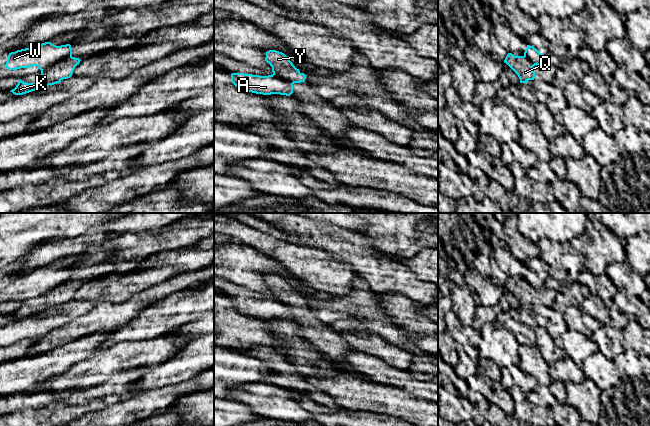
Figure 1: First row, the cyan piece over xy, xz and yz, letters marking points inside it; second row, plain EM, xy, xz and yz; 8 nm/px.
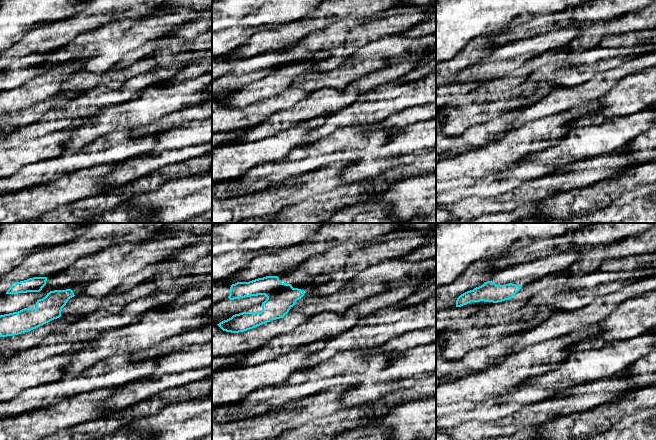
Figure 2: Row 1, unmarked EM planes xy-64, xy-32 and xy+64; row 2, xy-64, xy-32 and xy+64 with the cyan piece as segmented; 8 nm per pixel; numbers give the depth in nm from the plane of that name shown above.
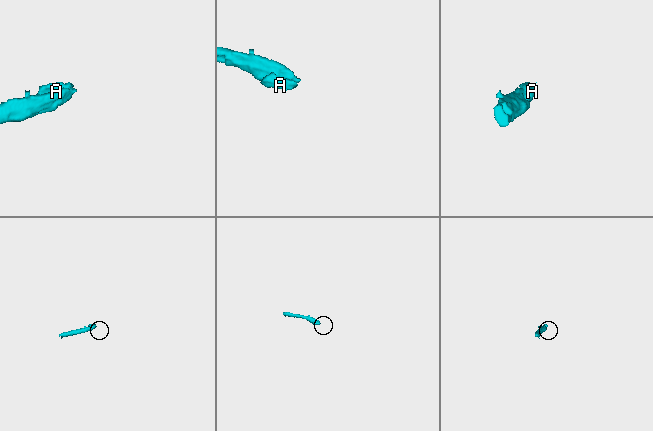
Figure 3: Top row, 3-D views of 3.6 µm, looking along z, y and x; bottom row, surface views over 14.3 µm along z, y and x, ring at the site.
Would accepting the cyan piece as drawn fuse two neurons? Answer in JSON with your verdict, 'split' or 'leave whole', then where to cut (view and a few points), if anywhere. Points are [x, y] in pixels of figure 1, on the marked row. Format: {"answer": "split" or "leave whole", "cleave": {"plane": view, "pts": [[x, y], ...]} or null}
{"answer": "split", "cleave": {"plane": "xy", "pts": [[71, 56], [61, 59], [41, 71]]}}

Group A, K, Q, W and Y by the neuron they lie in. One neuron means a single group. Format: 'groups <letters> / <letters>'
groups A W / K Q Y

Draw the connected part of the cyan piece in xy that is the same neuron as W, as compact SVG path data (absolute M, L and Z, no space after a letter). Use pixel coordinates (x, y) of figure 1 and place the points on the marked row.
M45 42L9 53L4 66L9 70L37 66L42 71L70 57L72 57L70 44L56 46L51 42Z

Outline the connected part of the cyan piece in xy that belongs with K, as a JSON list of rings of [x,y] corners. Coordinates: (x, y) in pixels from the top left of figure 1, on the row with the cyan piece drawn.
[[[70,57],[61,60],[49,68],[41,71],[41,81],[38,83],[25,83],[21,79],[12,92],[15,95],[23,95],[49,85],[60,83],[63,79],[68,79],[77,65],[80,63],[79,58]]]

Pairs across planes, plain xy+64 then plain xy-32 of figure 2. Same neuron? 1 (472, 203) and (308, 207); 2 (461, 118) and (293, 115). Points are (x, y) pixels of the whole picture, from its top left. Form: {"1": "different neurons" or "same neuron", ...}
{"1": "different neurons", "2": "different neurons"}

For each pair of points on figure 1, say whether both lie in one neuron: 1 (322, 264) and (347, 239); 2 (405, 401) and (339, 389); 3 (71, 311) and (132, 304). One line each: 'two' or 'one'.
1: two
2: one
3: two

